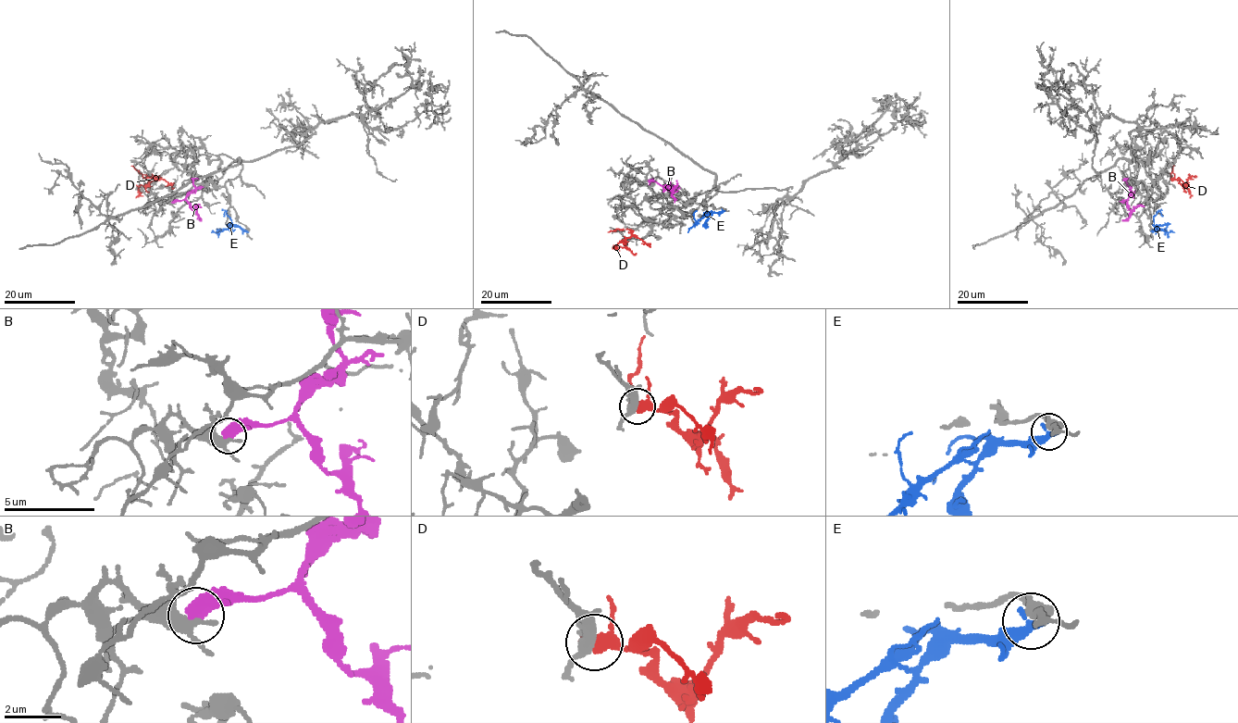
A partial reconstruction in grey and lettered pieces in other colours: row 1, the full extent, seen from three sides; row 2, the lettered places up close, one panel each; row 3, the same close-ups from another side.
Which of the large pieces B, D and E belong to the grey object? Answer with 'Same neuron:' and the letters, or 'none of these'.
Same neuron: none of these

